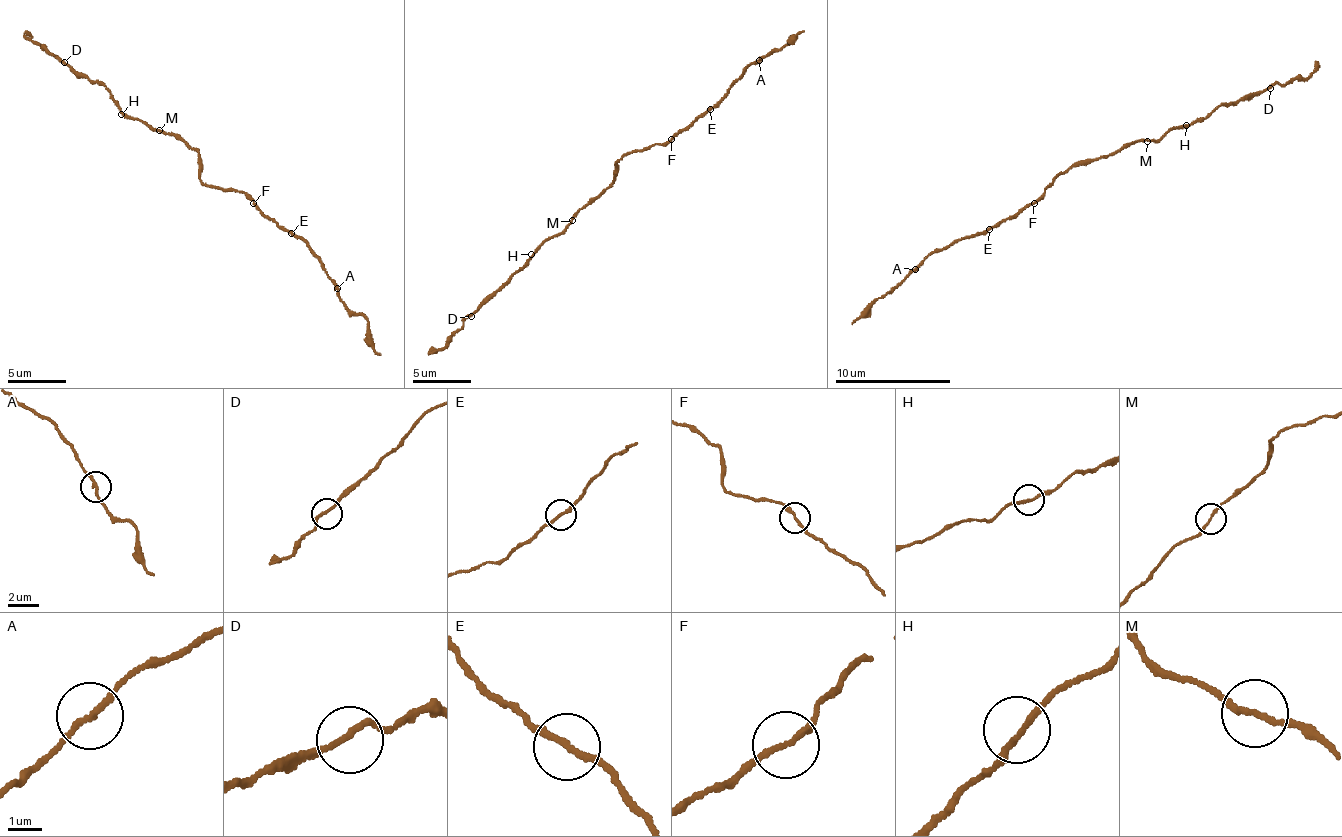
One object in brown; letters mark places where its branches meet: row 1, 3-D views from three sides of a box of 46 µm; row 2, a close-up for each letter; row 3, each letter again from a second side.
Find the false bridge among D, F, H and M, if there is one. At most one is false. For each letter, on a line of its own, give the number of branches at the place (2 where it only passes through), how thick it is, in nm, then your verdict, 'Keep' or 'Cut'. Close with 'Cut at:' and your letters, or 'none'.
D: Branches: 2. Thickness 170 nm. Keep
F: Branches: 2. Thickness 180 nm. Keep
H: Branches: 2. Thickness 170 nm. Keep
M: Branches: 2. Thickness 140 nm. Keep
Cut at: none

